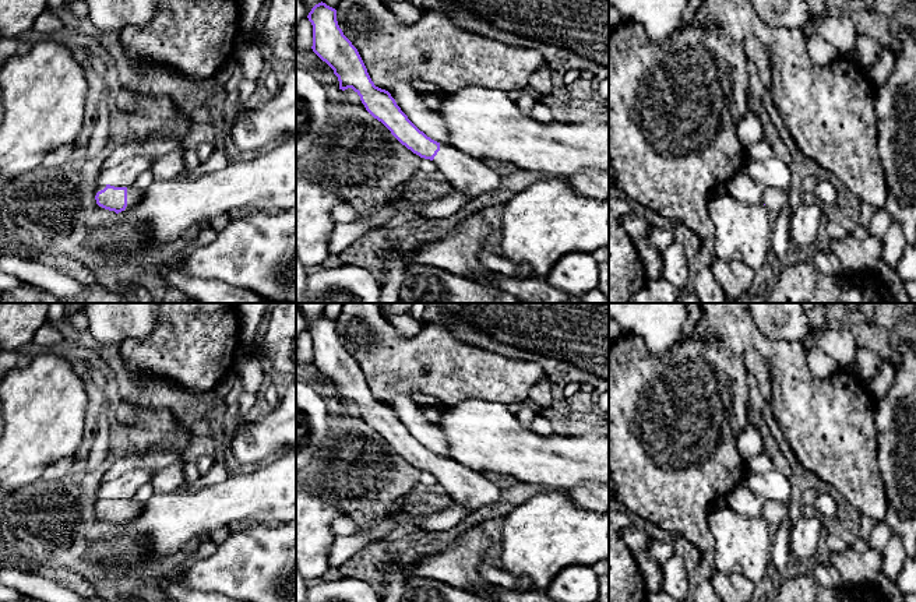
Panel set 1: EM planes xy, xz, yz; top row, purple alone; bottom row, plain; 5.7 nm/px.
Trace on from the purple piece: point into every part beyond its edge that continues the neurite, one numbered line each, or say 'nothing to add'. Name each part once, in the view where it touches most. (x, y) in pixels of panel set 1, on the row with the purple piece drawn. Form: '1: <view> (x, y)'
1: xy (134, 196)

